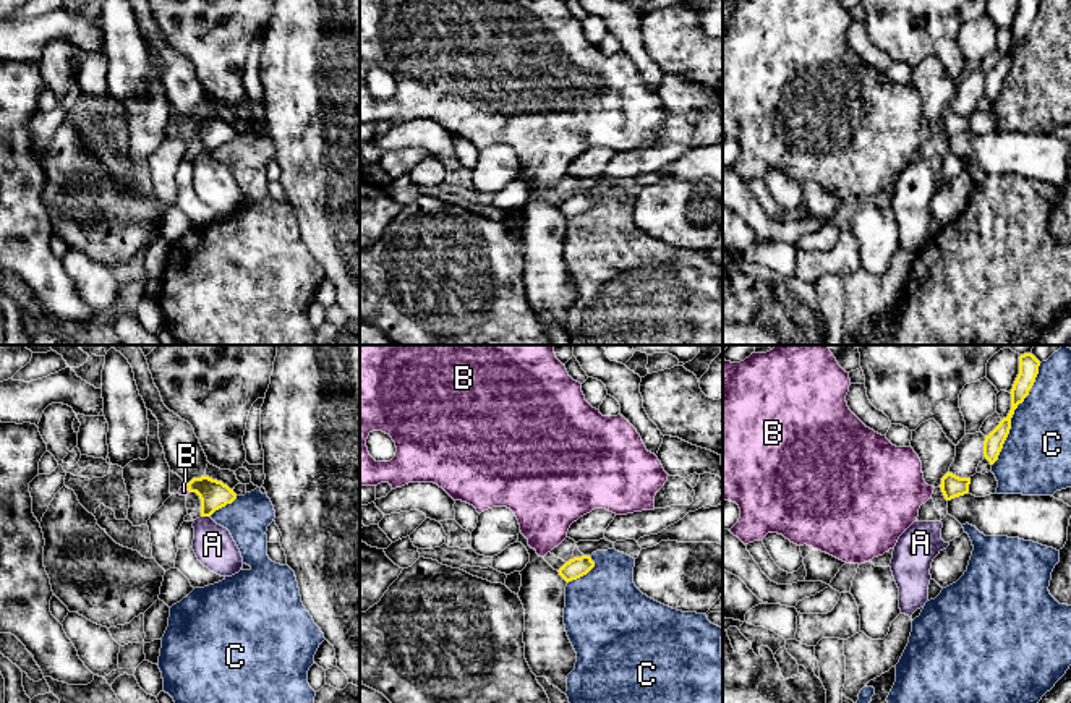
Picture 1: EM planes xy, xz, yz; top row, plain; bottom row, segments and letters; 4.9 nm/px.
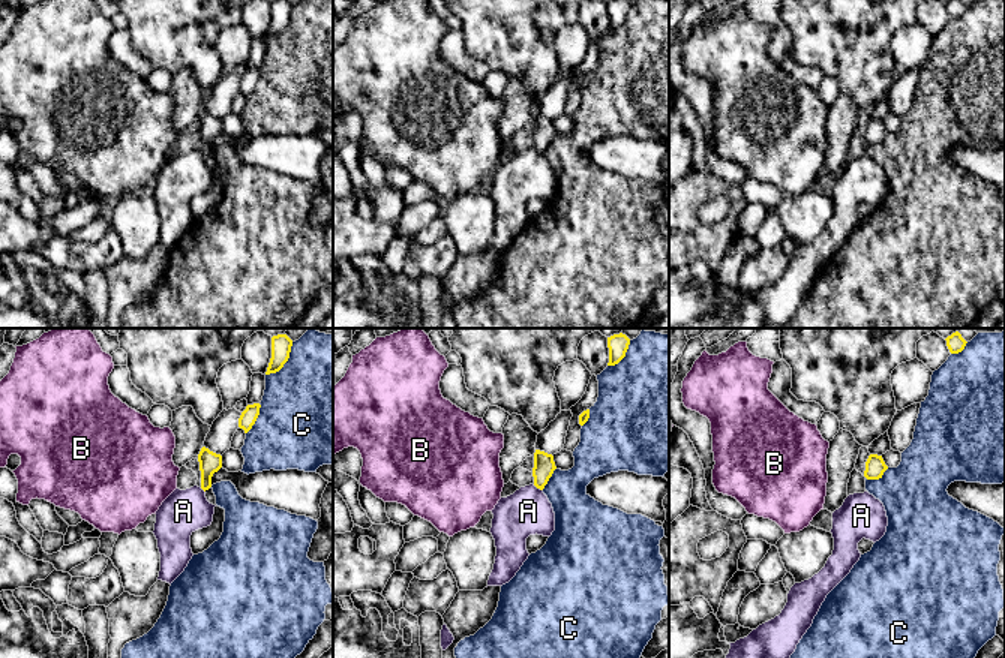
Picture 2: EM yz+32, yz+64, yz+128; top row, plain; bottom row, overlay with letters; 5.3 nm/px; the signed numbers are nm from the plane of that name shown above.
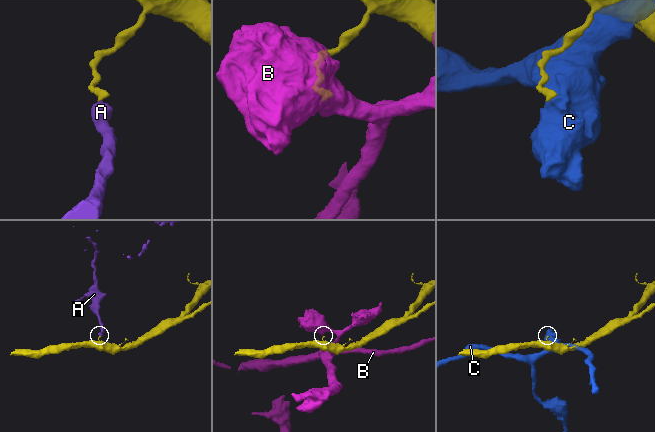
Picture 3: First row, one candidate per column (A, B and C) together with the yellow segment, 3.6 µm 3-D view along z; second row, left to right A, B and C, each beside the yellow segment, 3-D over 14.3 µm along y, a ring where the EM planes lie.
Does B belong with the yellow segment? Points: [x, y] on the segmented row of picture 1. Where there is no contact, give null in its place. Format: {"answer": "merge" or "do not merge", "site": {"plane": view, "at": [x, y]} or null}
{"answer": "do not merge", "site": {"plane": "xy", "at": [188, 488]}}

